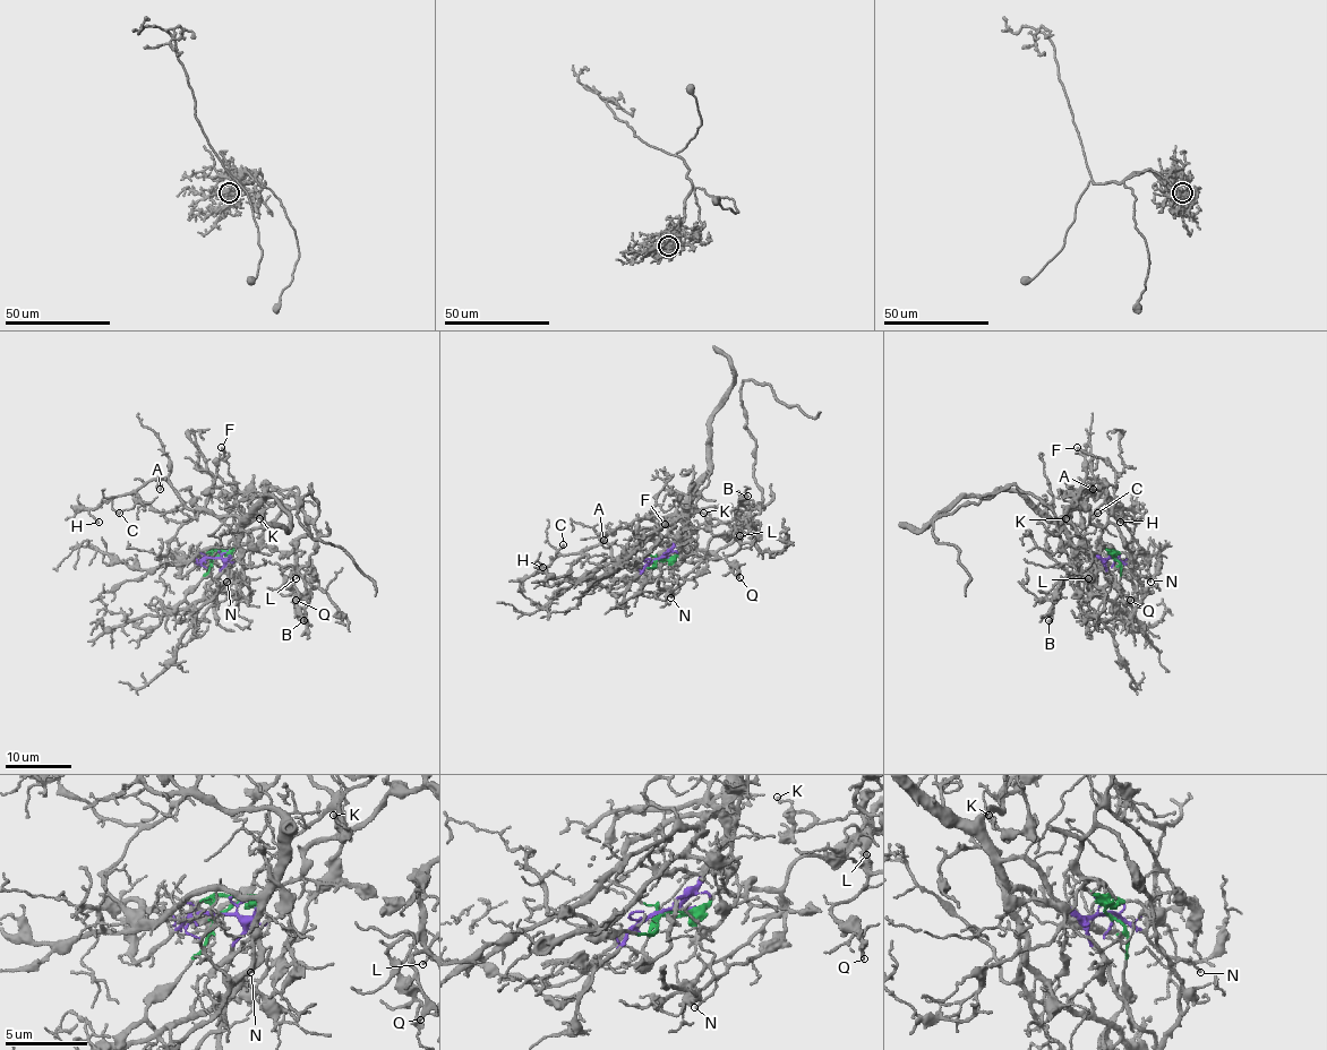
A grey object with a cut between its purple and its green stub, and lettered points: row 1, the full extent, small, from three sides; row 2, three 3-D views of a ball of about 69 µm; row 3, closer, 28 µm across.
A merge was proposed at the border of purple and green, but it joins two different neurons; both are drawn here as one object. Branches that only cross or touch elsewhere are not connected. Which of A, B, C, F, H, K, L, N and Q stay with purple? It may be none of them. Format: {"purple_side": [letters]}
{"purple_side": ["A", "C", "H"]}

